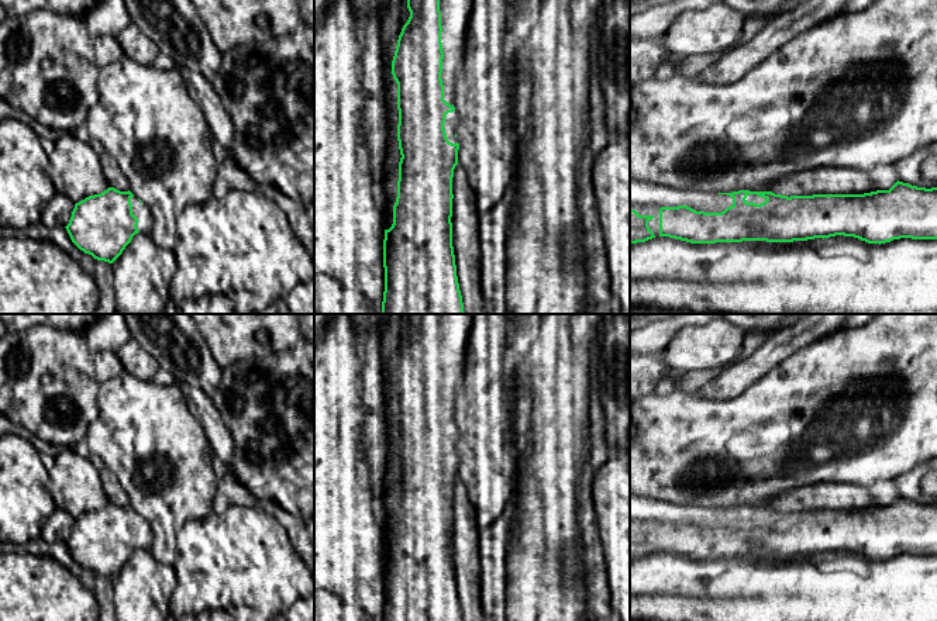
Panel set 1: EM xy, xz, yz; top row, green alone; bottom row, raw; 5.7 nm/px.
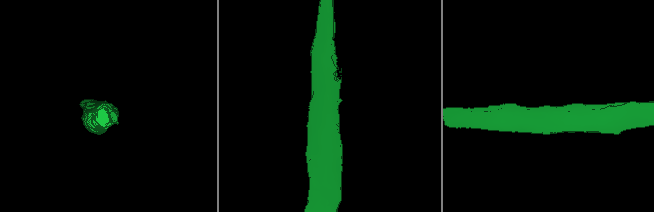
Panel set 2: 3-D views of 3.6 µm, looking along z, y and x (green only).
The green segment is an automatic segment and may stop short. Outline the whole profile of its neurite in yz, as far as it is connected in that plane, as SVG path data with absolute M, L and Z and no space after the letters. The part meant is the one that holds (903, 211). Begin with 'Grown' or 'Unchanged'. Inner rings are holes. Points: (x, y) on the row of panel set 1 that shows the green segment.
Grown. M630 179L630 244L669 237L690 244L793 242L836 235L868 244L893 239L937 239L937 187L896 182L889 190L864 194L782 196L772 192L738 190L705 193L676 190L647 180Z

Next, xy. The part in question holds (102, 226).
Grown. M108 187L76 203L65 228L80 251L113 263L135 234L149 234L152 214L130 190Z

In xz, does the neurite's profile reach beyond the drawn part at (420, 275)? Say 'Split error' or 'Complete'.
Split error

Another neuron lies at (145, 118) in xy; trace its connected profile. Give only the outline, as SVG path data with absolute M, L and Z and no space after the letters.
M125 55L99 68L97 92L99 100L86 120L90 138L116 159L128 179L130 192L151 210L152 241L172 249L179 214L213 197L218 161L206 115L190 97L176 66L161 70Z

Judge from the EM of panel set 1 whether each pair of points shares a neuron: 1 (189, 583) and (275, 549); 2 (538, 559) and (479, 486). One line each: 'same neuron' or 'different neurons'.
1: different neurons
2: different neurons

